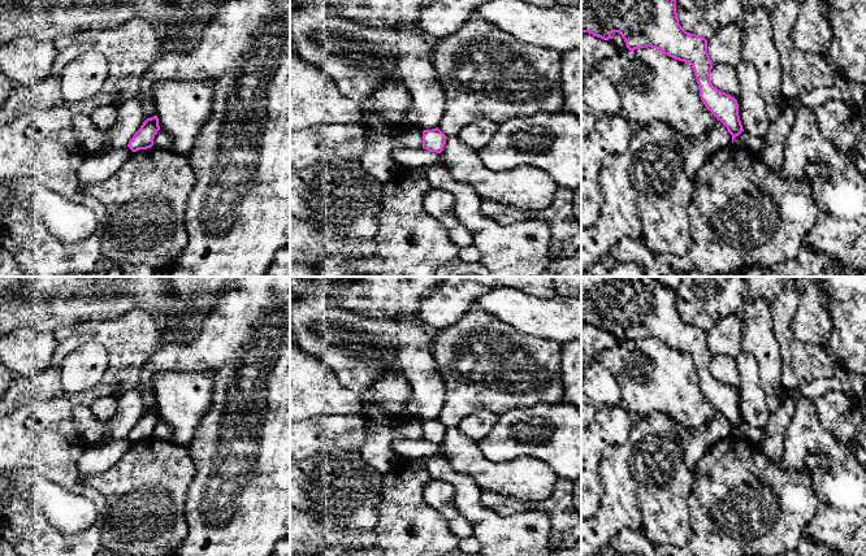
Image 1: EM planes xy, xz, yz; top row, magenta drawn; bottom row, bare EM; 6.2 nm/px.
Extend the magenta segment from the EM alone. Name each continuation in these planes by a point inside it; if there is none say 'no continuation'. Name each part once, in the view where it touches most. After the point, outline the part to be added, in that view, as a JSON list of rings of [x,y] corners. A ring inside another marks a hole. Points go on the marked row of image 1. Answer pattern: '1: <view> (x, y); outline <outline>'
no continuation

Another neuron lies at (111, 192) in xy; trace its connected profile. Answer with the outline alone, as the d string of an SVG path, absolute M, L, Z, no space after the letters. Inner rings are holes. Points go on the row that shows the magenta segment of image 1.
M155 145L133 152L109 178L83 187L83 192L105 208L101 251L112 265L147 265L155 272L169 269L187 246L185 210L196 183L187 157Z

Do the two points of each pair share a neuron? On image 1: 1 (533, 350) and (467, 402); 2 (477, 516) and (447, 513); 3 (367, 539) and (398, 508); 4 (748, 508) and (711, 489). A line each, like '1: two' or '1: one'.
1: one
2: two
3: two
4: one

